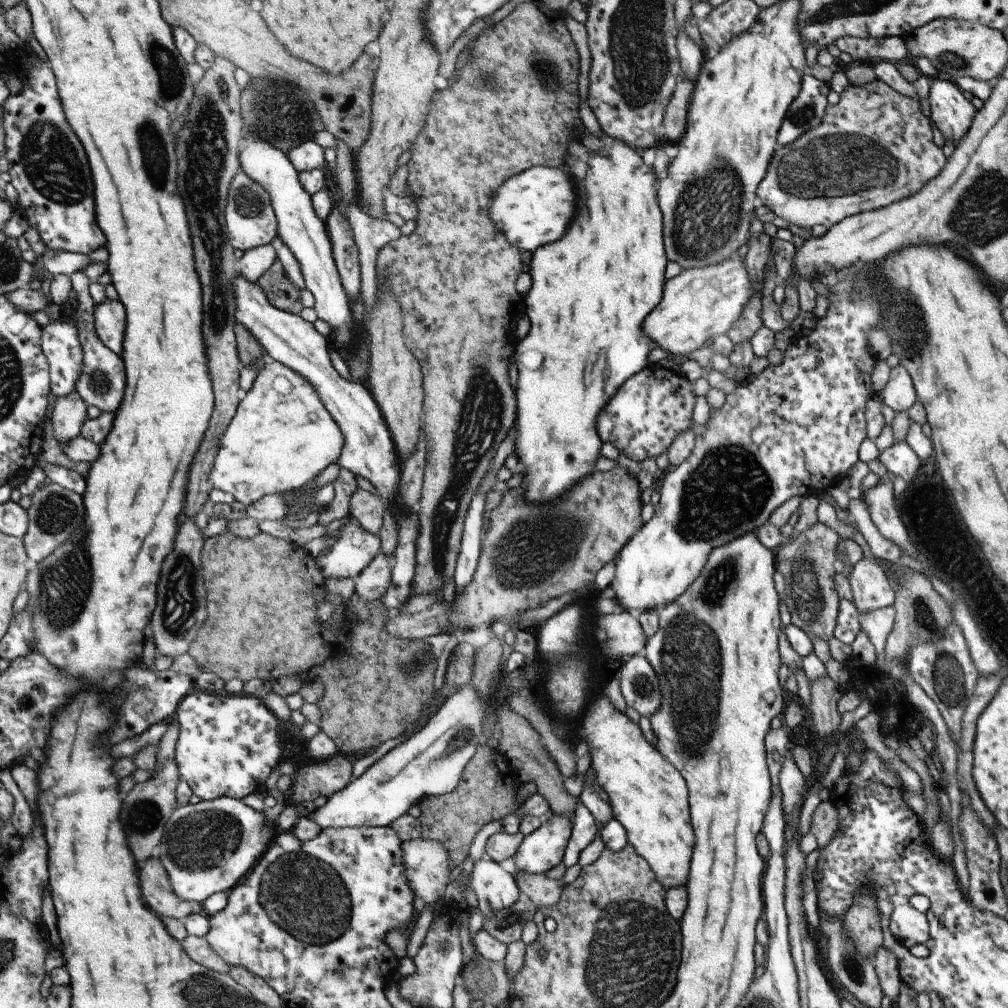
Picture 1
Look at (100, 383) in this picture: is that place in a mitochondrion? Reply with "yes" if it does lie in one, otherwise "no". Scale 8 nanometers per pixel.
yes

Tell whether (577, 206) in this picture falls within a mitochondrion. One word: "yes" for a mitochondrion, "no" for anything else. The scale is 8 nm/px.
no

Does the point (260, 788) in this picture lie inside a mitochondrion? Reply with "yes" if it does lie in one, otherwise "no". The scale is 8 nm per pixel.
no

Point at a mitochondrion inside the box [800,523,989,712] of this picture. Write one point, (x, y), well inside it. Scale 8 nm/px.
(926, 618)

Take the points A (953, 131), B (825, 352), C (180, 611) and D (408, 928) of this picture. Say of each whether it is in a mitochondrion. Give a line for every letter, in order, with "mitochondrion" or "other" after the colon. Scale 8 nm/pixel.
A: other
B: other
C: mitochondrion
D: other

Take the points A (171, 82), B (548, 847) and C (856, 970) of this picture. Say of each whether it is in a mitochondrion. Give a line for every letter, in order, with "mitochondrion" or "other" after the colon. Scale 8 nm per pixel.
A: mitochondrion
B: other
C: mitochondrion

